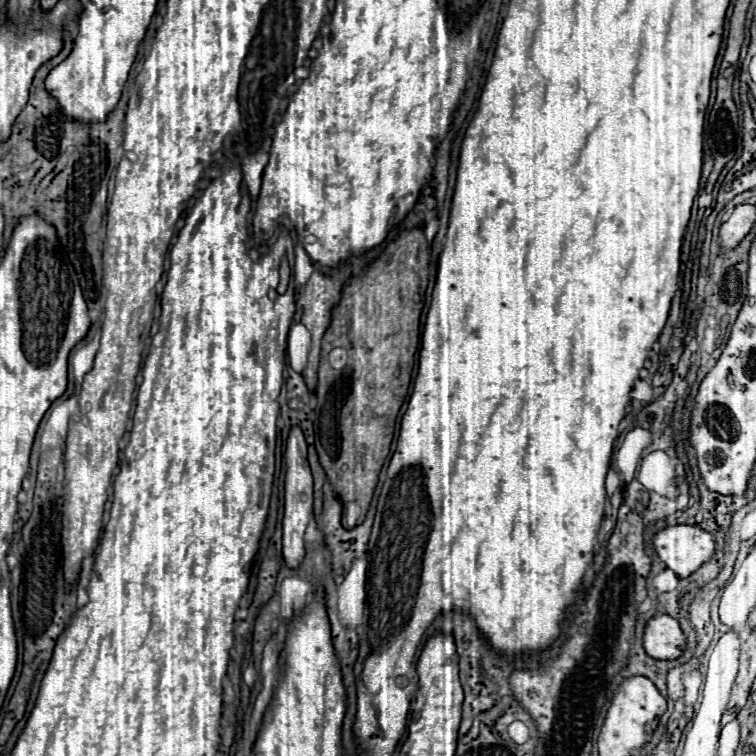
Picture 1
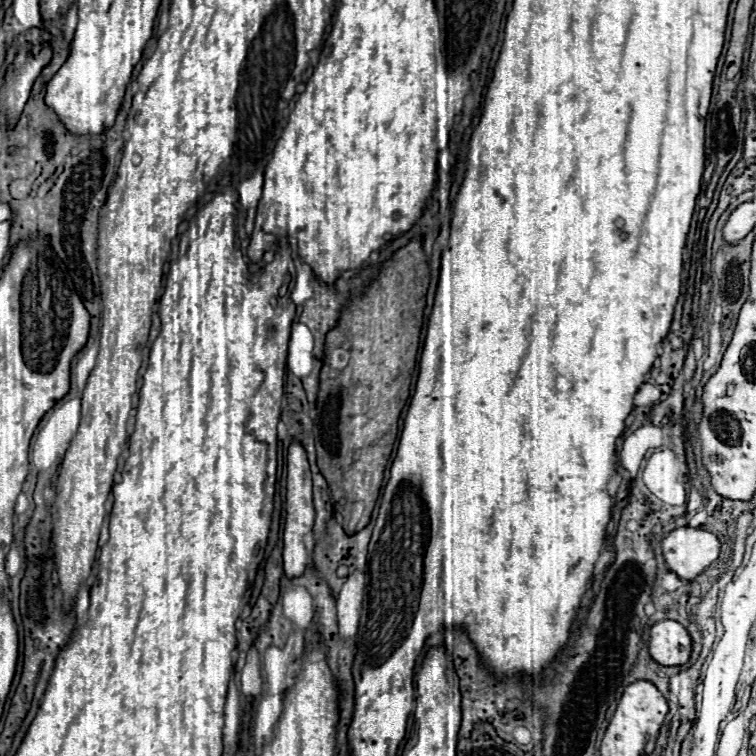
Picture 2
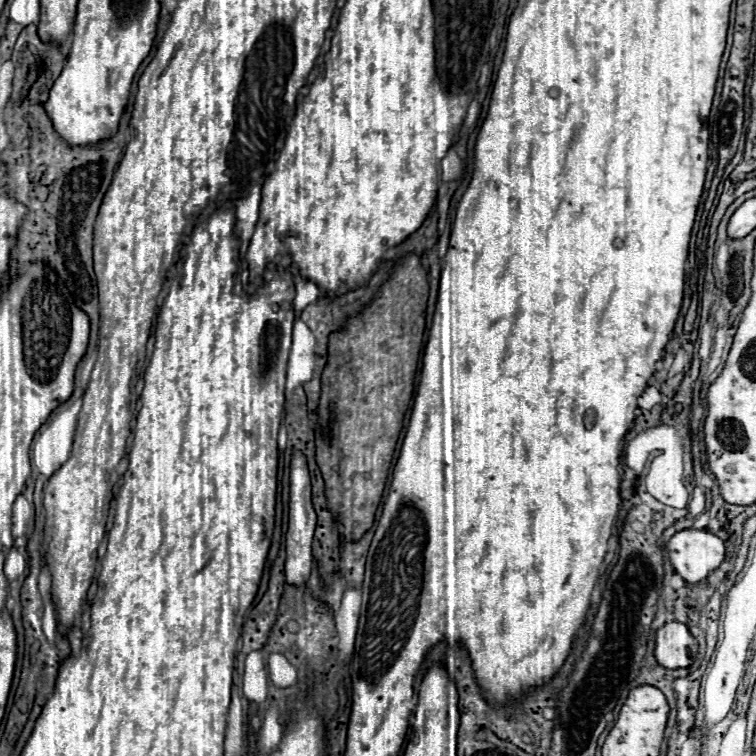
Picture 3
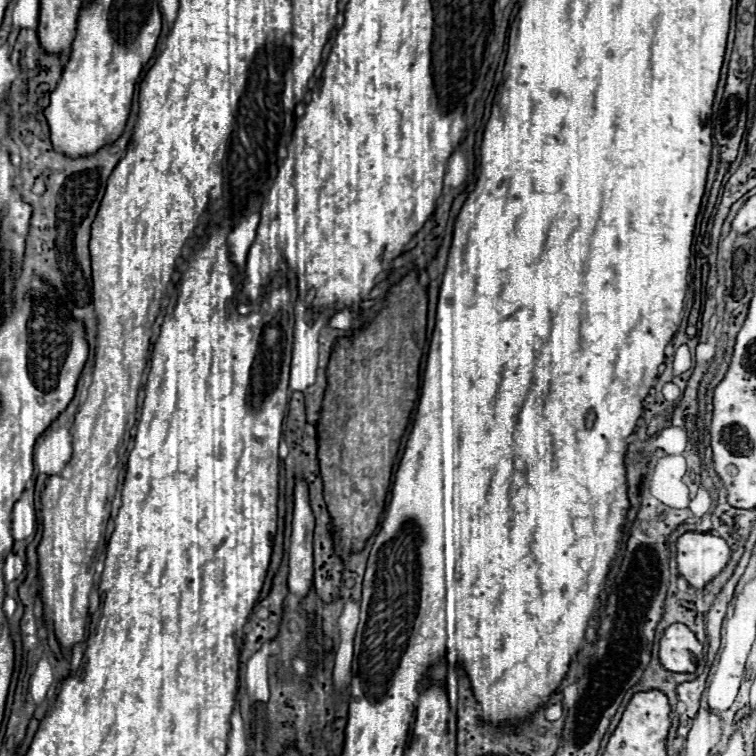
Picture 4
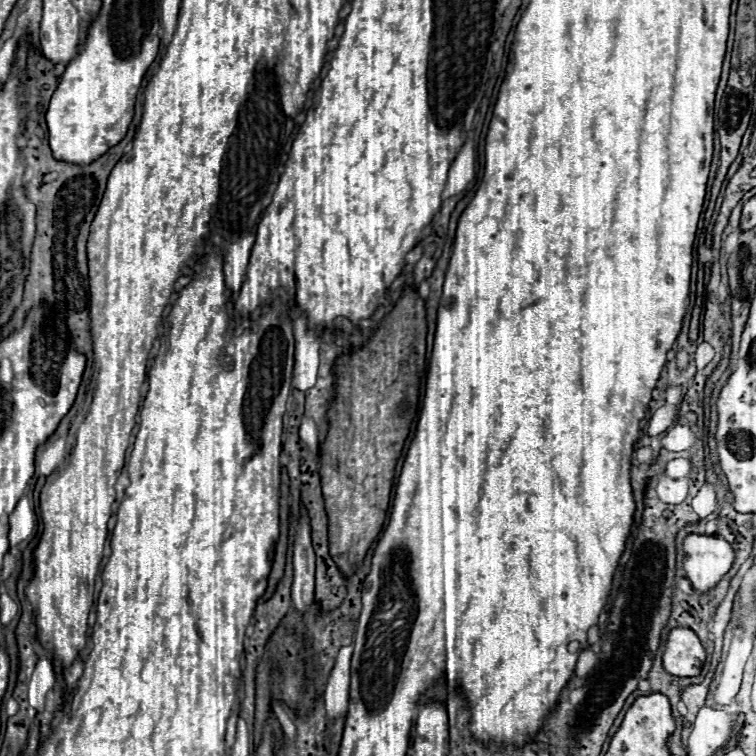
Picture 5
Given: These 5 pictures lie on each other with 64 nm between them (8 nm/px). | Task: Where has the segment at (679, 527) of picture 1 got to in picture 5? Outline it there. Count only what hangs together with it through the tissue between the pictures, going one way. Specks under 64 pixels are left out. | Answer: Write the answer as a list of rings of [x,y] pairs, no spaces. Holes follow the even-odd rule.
[[[690,534],[684,540],[684,570],[694,590],[712,590],[732,568],[734,548],[716,536]]]

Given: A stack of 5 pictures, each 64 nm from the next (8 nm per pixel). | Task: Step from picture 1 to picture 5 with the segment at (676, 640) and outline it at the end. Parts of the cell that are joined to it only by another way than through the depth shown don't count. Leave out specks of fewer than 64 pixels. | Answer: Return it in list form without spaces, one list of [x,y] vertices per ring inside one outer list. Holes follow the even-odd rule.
[[[674,628],[664,646],[664,668],[674,676],[698,676],[706,662],[706,650],[690,628]]]

